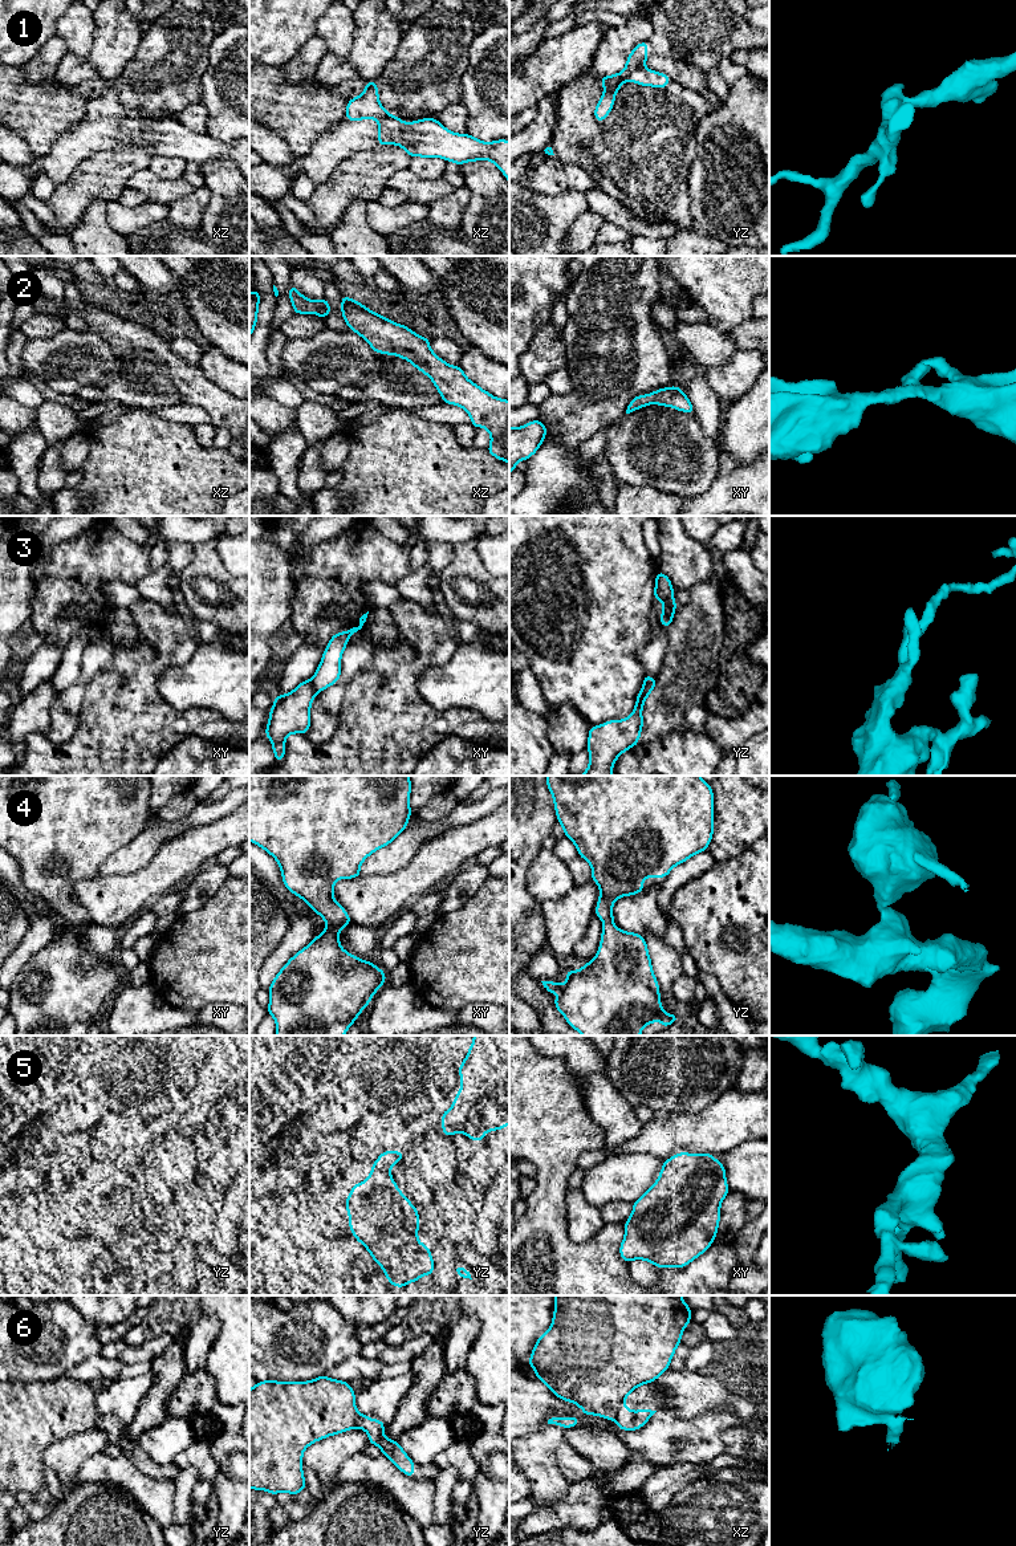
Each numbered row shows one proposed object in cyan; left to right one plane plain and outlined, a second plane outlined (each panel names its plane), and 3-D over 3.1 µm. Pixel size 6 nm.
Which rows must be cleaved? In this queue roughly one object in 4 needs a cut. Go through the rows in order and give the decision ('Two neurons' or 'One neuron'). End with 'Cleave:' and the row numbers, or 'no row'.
1: Two neurons
2: One neuron
3: Two neurons
4: One neuron
5: One neuron
6: Two neurons
Cleave: 1, 3, 6

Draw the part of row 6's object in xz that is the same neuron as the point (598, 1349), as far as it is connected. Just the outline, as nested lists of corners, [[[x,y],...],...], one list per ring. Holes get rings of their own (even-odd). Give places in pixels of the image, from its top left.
[[[554,1295],[550,1327],[539,1337],[528,1366],[557,1397],[574,1403],[585,1415],[615,1420],[619,1404],[639,1386],[670,1368],[682,1333],[691,1323],[691,1306],[682,1295]],[[582,1416],[582,1417],[584,1417]]]

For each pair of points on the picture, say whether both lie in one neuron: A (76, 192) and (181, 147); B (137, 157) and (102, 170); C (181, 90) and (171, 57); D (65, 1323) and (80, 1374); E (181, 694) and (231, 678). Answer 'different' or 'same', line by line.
A: different
B: same
C: same
D: different
E: same

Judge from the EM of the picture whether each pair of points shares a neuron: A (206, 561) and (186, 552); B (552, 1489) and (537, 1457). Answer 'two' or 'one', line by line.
A: two
B: one

